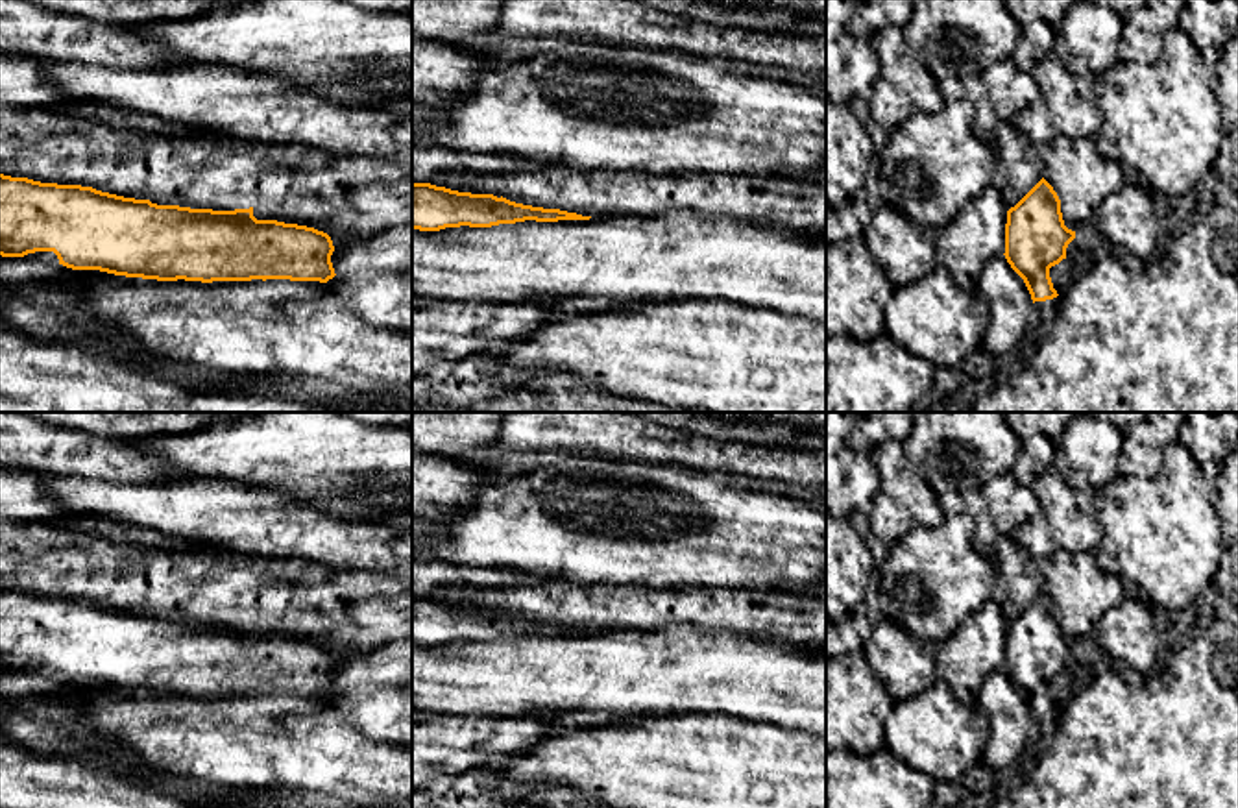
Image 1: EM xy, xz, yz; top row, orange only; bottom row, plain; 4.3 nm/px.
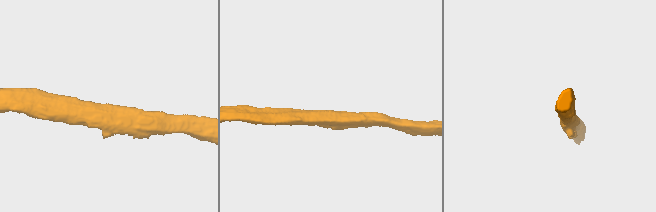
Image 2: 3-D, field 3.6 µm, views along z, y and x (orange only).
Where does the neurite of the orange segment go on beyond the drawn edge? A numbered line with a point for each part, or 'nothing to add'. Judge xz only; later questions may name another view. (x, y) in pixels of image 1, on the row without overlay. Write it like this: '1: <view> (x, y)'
nothing to add

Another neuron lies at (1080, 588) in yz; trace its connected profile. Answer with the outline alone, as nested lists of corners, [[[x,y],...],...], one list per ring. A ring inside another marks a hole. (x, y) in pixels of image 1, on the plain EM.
[[[1059,549],[1038,560],[1042,592],[1061,614],[1068,638],[1088,636],[1105,614],[1123,599],[1123,582],[1099,568],[1094,551]]]

